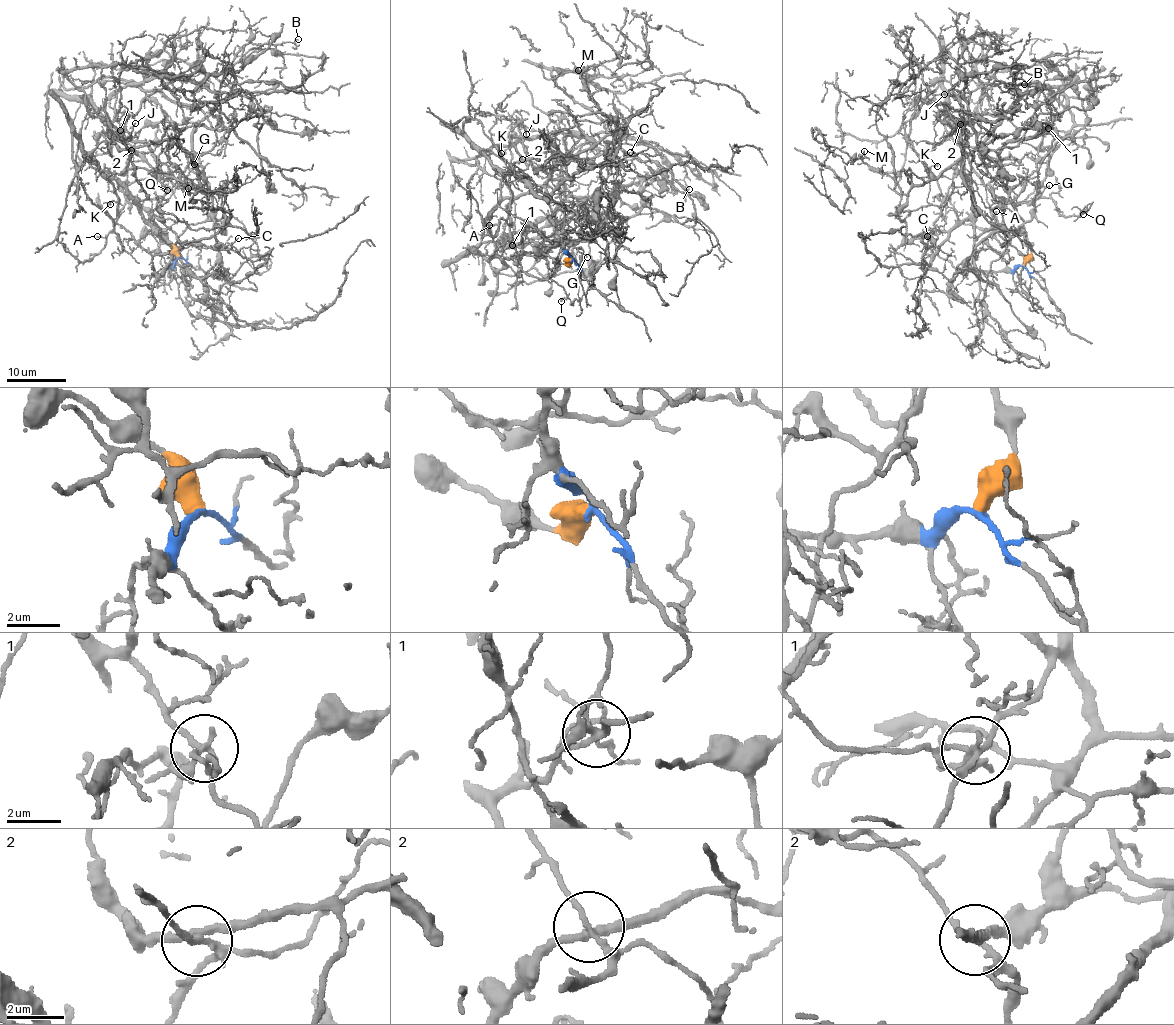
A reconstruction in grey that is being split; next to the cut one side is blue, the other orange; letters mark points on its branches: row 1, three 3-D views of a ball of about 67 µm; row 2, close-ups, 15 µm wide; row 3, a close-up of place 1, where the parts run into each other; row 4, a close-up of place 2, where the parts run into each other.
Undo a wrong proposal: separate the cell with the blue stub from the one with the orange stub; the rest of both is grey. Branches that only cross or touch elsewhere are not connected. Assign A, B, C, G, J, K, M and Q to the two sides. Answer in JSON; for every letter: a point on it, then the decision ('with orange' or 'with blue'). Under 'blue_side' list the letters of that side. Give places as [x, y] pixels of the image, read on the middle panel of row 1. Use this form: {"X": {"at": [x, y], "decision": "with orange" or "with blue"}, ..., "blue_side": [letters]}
{"A": {"at": [489, 225], "decision": "with blue"}, "B": {"at": [689, 189], "decision": "with orange"}, "C": {"at": [630, 152], "decision": "with orange"}, "G": {"at": [587, 257], "decision": "with orange"}, "J": {"at": [526, 134], "decision": "with blue"}, "K": {"at": [501, 153], "decision": "with blue"}, "M": {"at": [578, 70], "decision": "with orange"}, "Q": {"at": [561, 301], "decision": "with blue"}, "blue_side": ["A", "J", "K", "Q"]}

